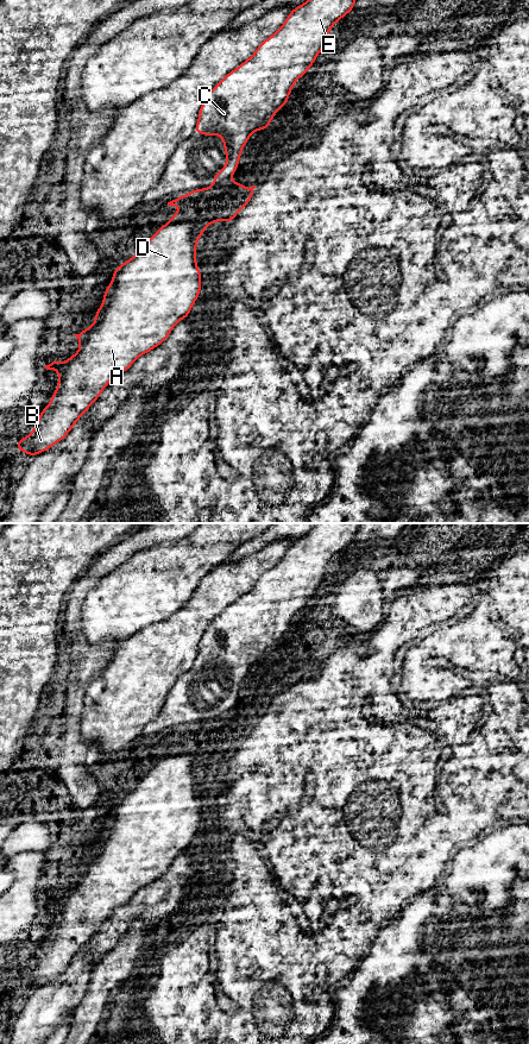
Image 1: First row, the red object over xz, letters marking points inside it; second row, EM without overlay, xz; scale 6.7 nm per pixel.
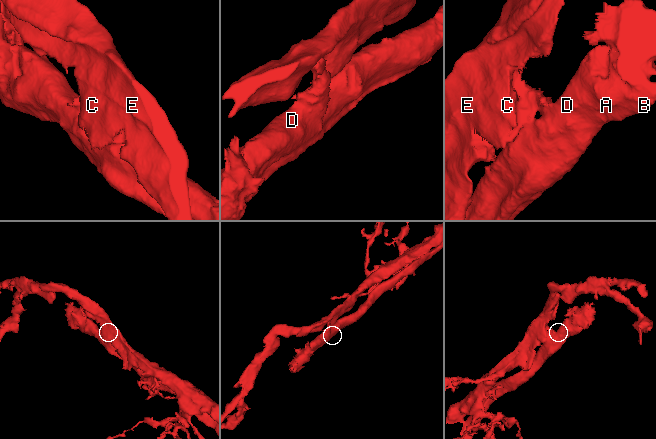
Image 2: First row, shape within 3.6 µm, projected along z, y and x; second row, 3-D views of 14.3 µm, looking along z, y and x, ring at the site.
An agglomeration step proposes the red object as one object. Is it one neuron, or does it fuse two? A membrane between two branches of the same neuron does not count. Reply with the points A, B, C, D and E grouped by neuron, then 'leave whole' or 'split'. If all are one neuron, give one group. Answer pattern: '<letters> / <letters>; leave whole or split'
A B D / C E; split

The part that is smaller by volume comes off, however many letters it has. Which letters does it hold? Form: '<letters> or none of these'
A, B, D

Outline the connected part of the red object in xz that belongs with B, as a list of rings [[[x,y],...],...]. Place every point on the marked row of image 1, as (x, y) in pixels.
[[[231,176],[216,185],[200,189],[199,218],[175,213],[140,245],[136,256],[113,271],[94,323],[74,335],[80,341],[80,350],[64,363],[45,365],[46,370],[58,372],[58,386],[51,402],[40,411],[32,433],[17,441],[18,449],[34,457],[63,440],[115,375],[127,371],[137,358],[164,342],[176,323],[188,317],[201,291],[201,271],[196,263],[199,238],[209,224],[233,222],[253,195],[253,189],[240,188]]]

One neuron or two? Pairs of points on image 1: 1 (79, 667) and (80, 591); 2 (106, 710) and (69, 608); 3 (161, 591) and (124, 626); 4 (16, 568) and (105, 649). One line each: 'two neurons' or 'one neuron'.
1: one neuron
2: two neurons
3: one neuron
4: two neurons

